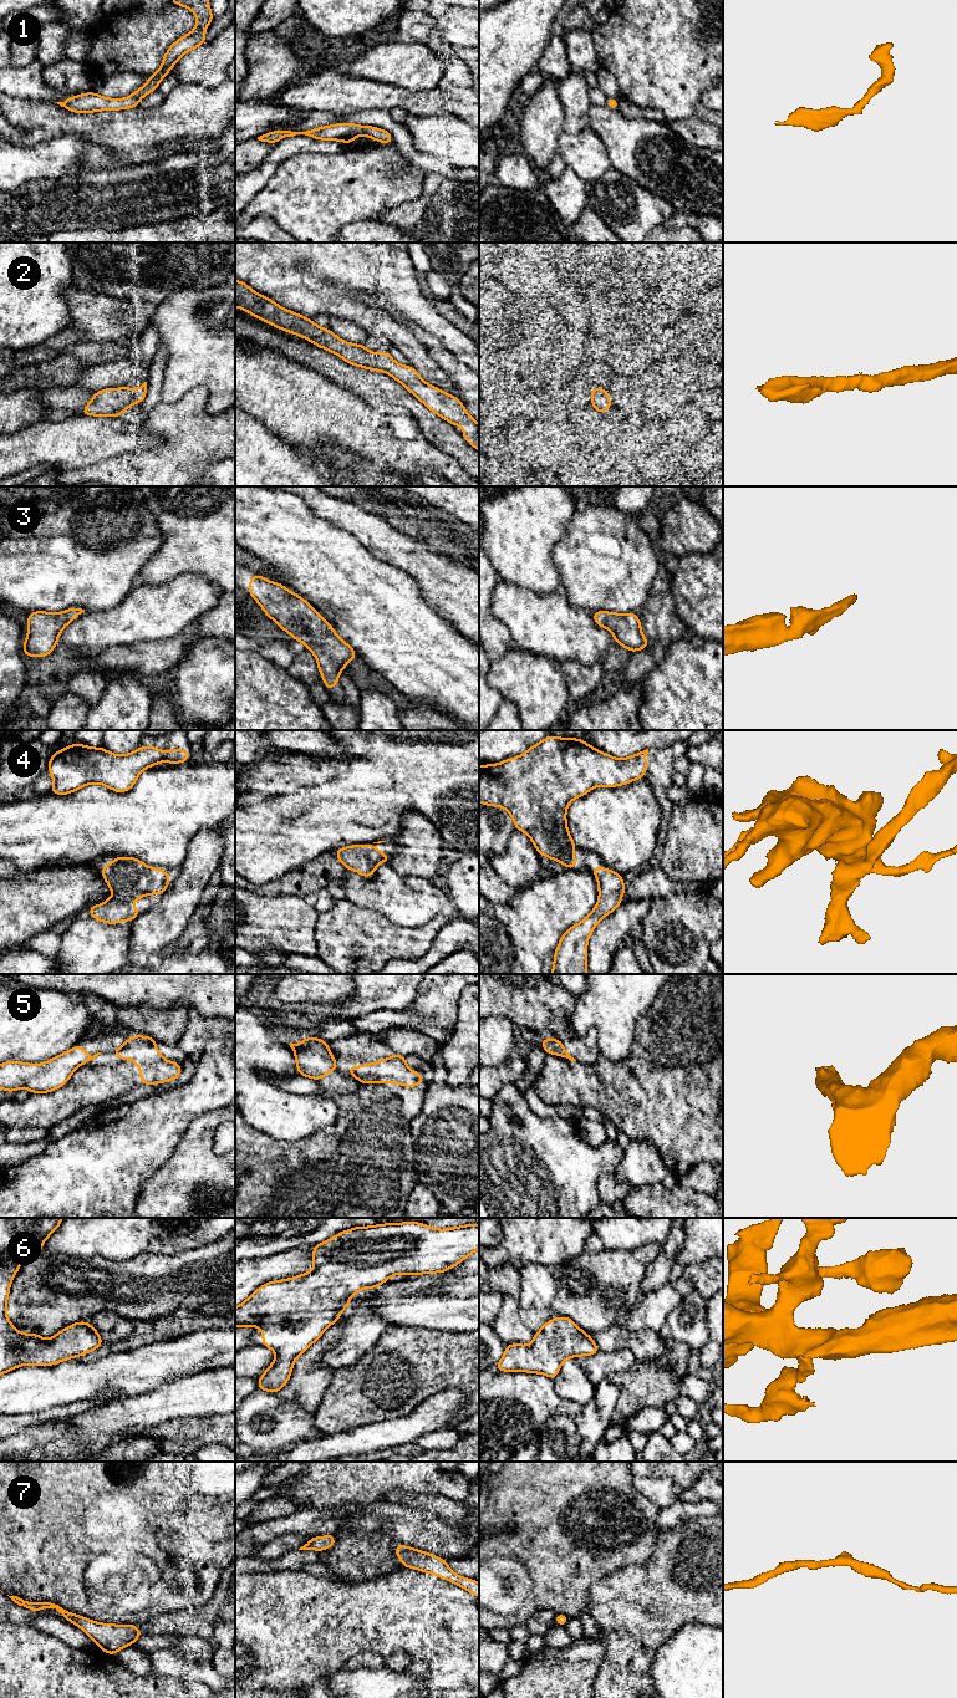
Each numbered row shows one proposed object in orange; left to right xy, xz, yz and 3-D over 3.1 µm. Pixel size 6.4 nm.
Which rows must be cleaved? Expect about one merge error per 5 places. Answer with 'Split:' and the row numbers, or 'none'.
Split: 5

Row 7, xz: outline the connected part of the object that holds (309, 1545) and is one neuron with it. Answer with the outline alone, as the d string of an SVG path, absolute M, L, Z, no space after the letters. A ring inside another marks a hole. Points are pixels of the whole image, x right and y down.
M334 1534L319 1536L312 1536L304 1546L301 1546L299 1550L316 1550L316 1551L324 1551L326 1549L330 1549L335 1545L336 1538Z

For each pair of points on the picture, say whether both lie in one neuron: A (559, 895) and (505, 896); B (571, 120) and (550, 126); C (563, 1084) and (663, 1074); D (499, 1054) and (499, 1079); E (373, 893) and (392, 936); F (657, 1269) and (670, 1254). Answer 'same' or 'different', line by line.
A: different
B: different
C: same
D: different
E: different
F: same

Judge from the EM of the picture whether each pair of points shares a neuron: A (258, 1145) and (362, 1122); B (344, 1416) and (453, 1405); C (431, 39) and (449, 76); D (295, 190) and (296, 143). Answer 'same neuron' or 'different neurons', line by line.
A: same neuron
B: different neurons
C: same neuron
D: different neurons

